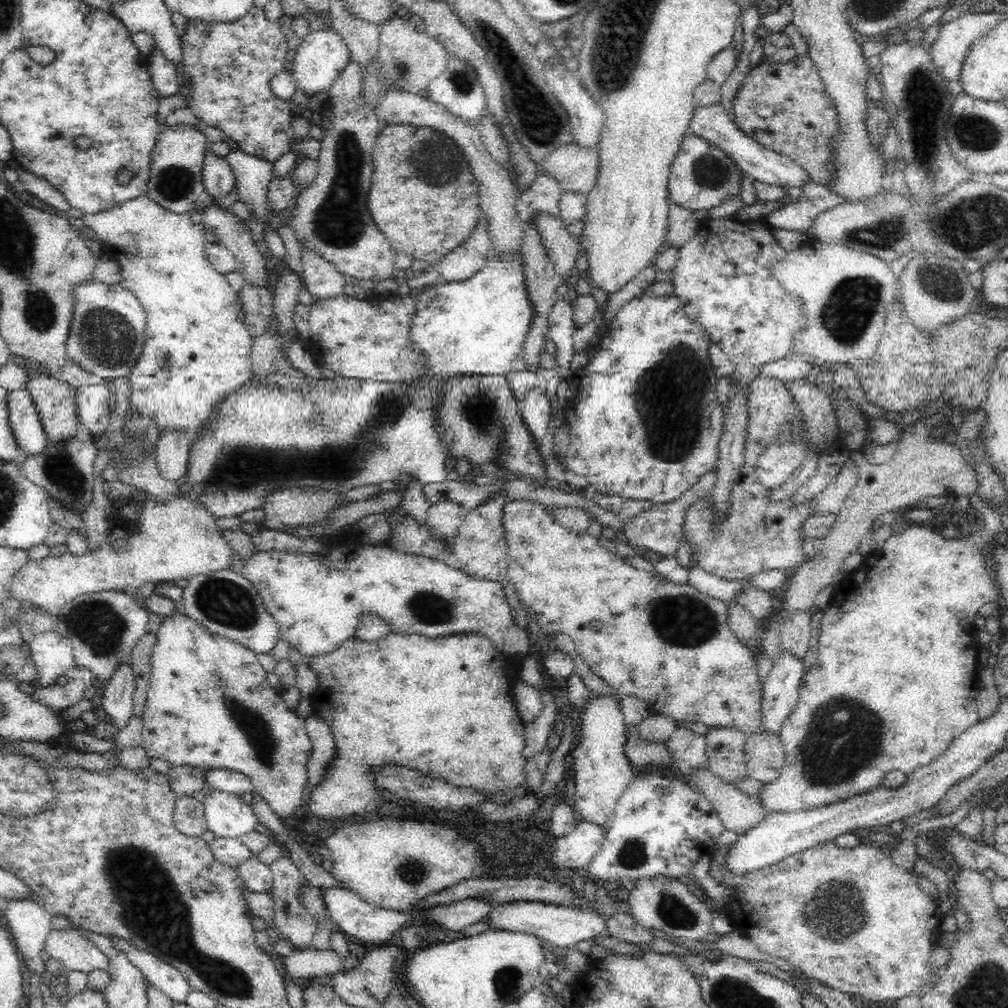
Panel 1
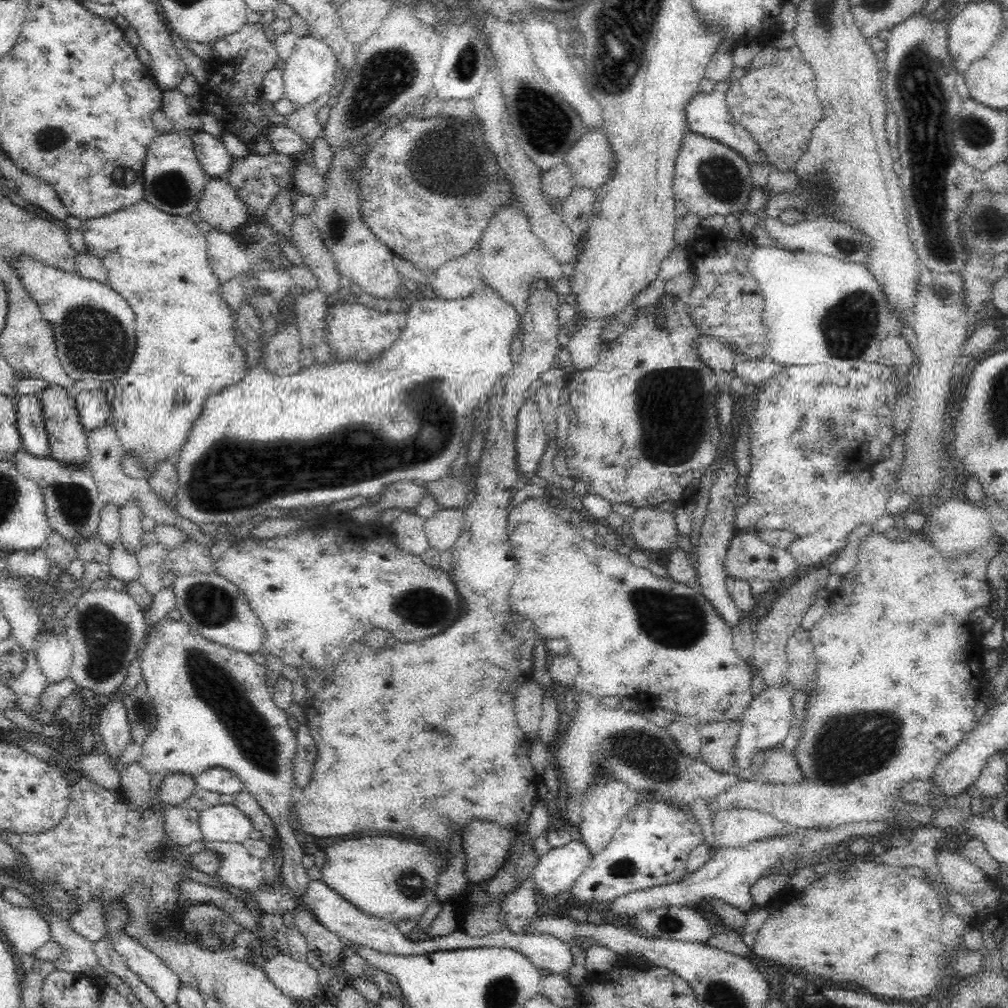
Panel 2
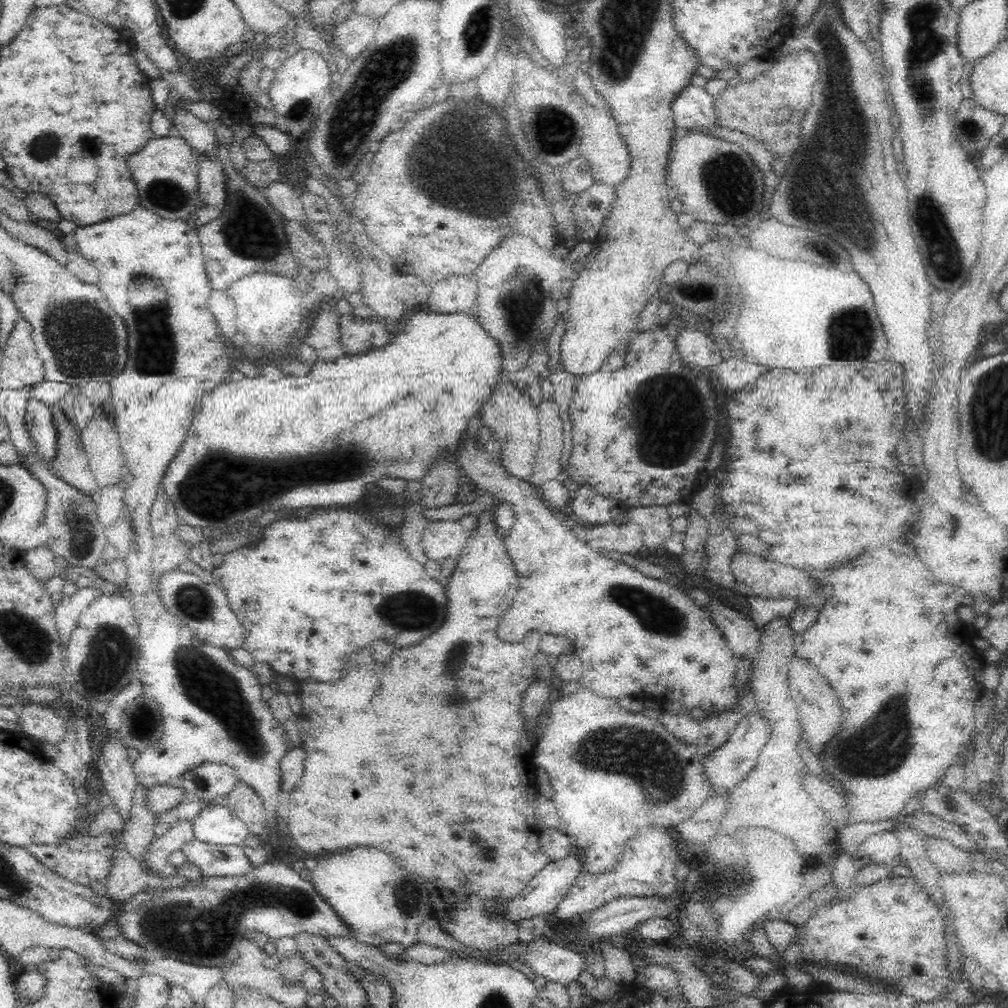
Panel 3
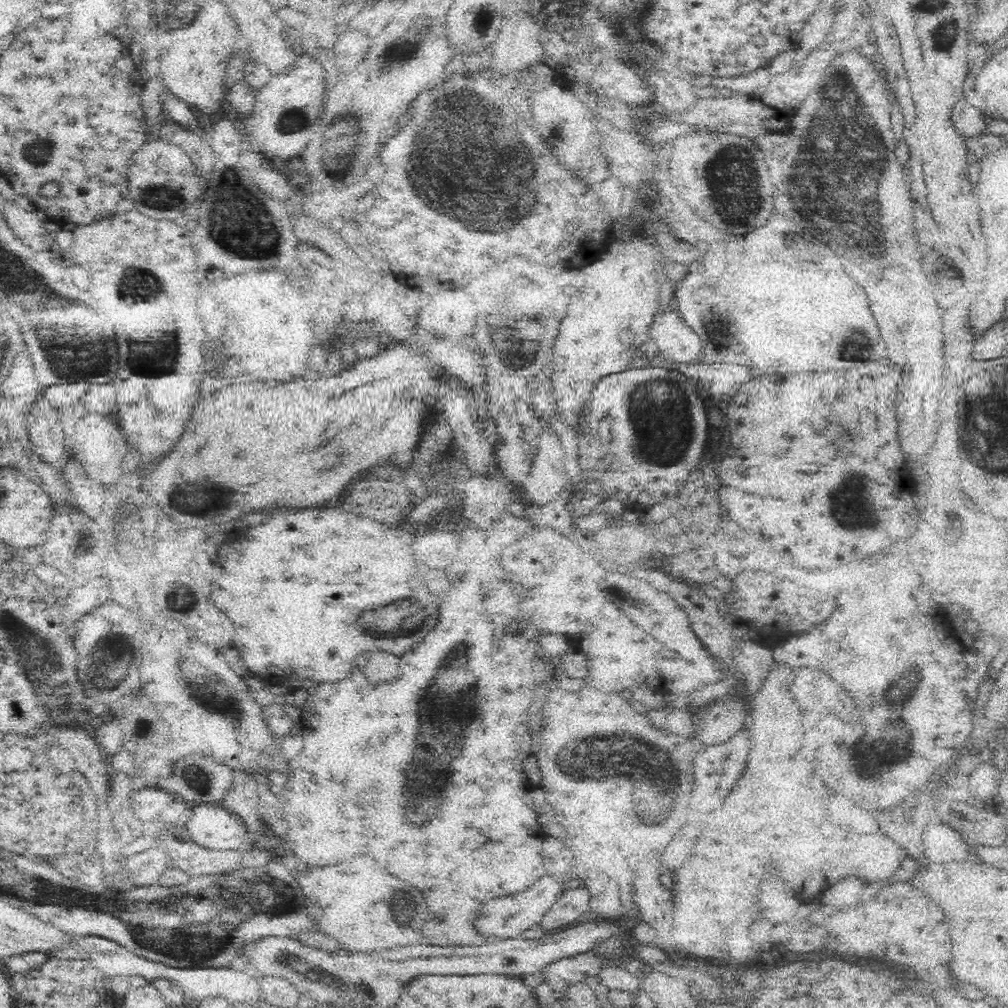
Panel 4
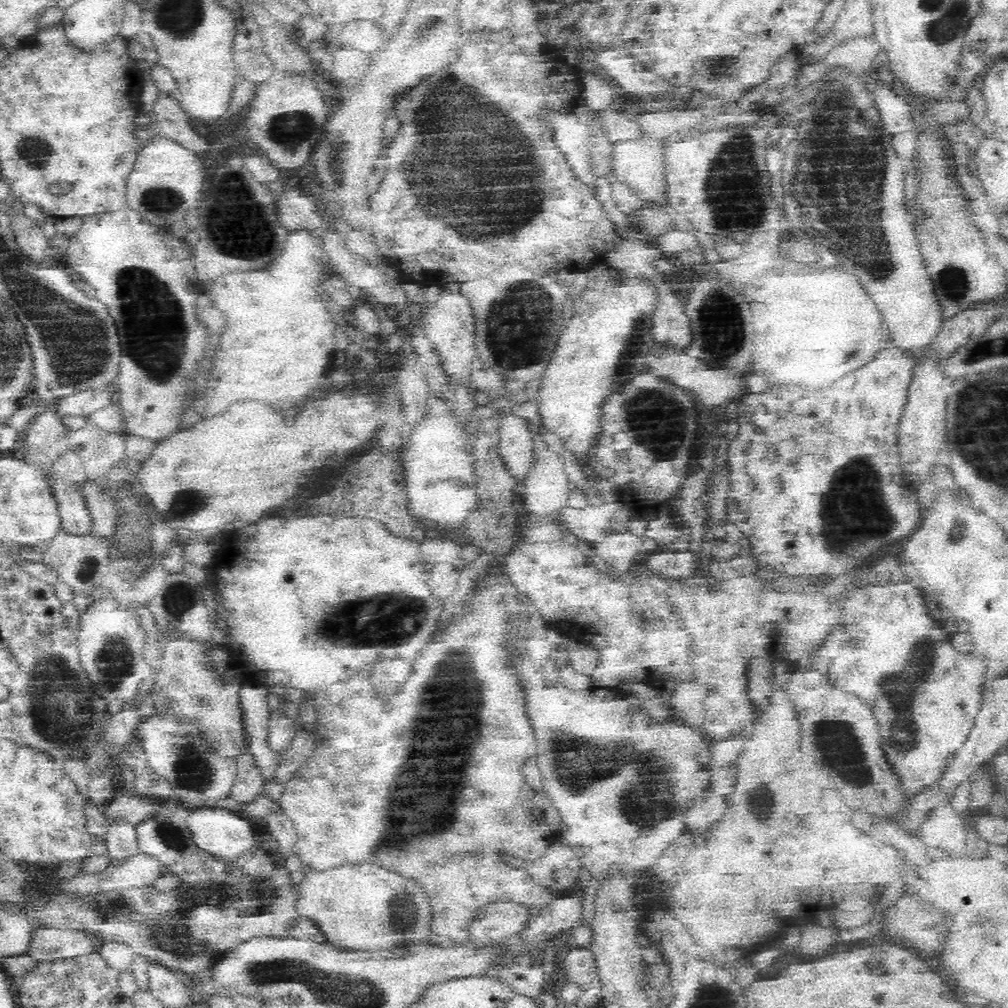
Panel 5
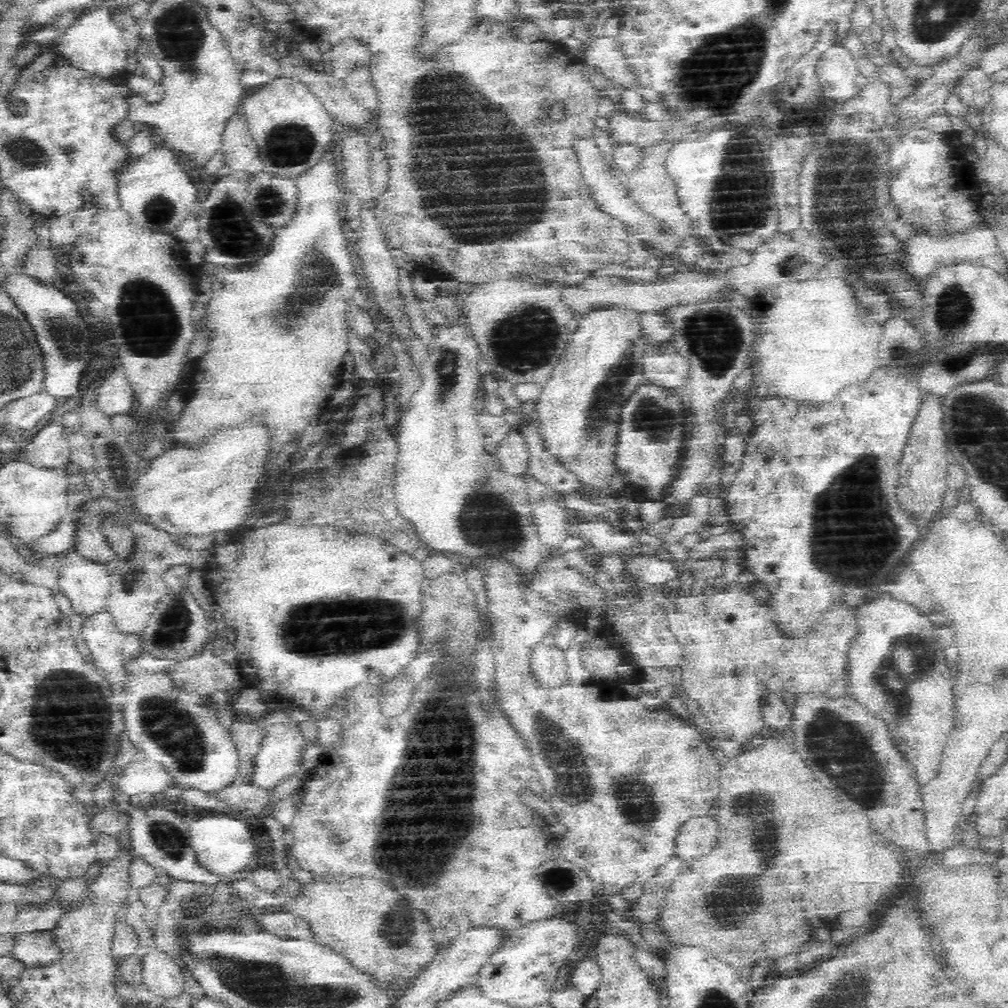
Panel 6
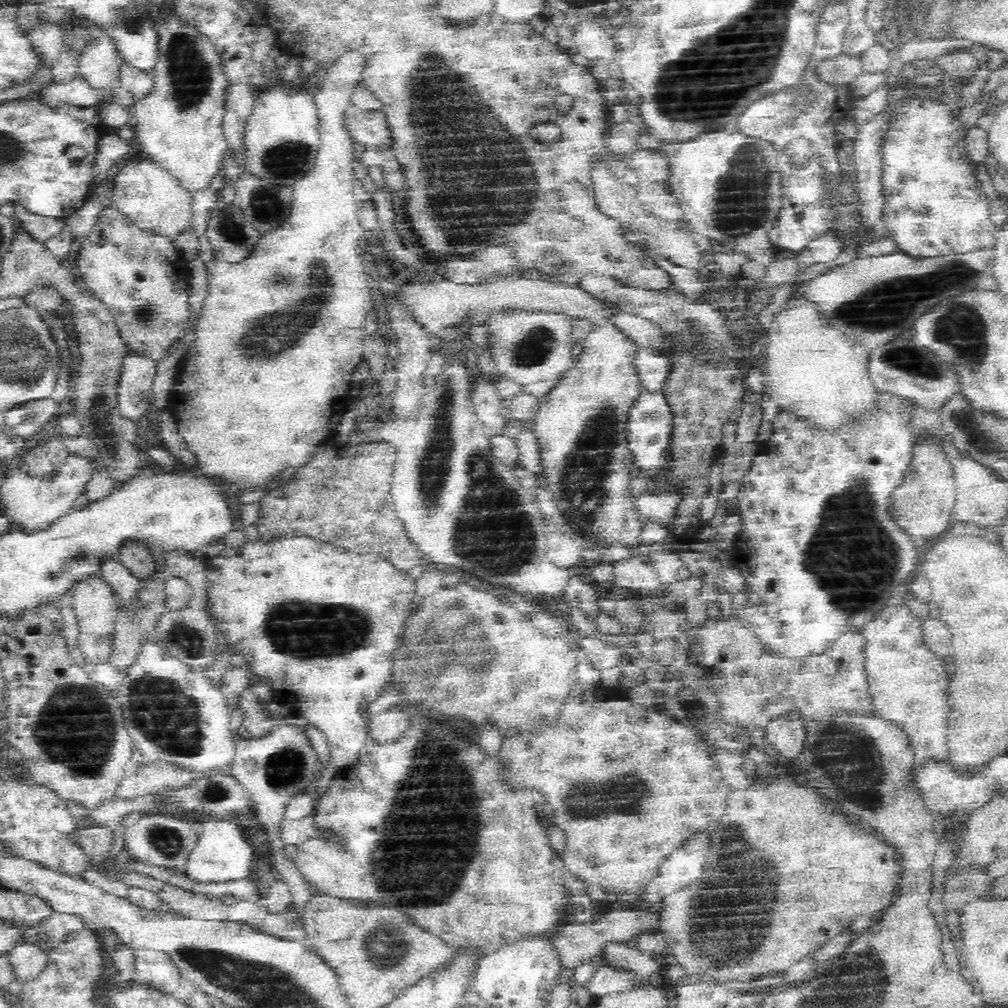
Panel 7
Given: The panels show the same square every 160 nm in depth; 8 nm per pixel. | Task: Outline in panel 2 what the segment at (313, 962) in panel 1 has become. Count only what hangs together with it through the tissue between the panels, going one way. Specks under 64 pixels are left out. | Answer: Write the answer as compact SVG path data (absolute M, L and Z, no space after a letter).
M278 955L261 966L269 982L294 1002L310 999L321 990L318 972L306 961L296 961L290 955Z

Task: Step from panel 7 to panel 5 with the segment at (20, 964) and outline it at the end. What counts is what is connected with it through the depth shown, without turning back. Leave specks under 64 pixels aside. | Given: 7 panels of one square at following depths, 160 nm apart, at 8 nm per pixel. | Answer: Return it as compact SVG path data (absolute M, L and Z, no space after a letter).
M36 927L32 946L25 954L42 961L88 956L102 948L102 941L88 932Z

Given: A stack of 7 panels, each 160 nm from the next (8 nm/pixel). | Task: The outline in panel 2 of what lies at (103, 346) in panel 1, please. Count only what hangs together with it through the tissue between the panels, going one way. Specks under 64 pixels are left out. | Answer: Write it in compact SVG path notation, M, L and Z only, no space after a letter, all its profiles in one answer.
M26 253L13 255L8 265L15 270L26 293L34 299L34 305L38 305L40 317L48 323L48 327L52 327L56 357L68 377L75 381L96 379L99 383L106 380L115 383L128 370L136 347L135 318L134 311L130 310L122 296L118 296L106 283L66 273L56 266L47 266Z

